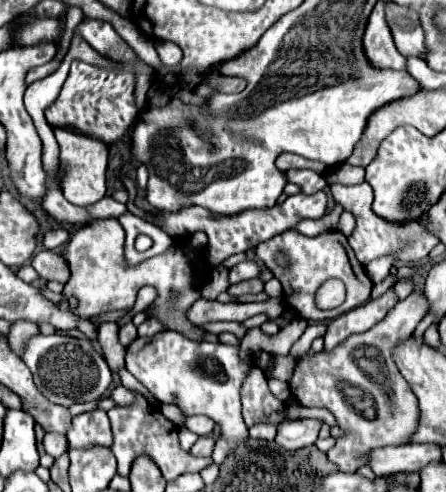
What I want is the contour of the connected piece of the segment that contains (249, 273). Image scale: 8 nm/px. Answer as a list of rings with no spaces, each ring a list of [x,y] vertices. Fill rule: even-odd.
[[[244,260],[230,270],[230,284],[250,280],[250,278],[258,278],[258,276],[260,276],[260,266],[252,260]]]

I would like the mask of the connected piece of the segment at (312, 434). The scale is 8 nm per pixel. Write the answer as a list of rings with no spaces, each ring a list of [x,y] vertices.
[[[286,420],[278,426],[276,442],[284,450],[300,450],[312,446],[318,438],[320,420]]]

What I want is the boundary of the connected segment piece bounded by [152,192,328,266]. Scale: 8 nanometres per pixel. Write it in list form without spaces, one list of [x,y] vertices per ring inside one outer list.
[[[316,192],[312,196],[306,196],[306,194],[288,196],[282,204],[272,206],[272,210],[242,210],[234,216],[214,214],[214,212],[210,212],[206,208],[198,208],[198,206],[188,206],[188,208],[182,208],[178,212],[152,210],[152,214],[156,218],[154,224],[158,224],[162,230],[166,230],[166,234],[170,234],[172,238],[182,238],[184,234],[194,234],[198,230],[206,232],[208,250],[214,250],[214,252],[206,252],[206,260],[212,266],[220,266],[228,256],[256,248],[260,242],[272,238],[274,234],[280,234],[288,228],[294,228],[300,220],[322,218],[326,212],[326,202],[328,202],[328,196],[324,192]]]

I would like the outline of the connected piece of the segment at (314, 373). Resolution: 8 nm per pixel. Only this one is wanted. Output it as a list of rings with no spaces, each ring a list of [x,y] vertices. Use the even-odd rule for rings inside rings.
[[[412,292],[406,300],[400,300],[388,316],[364,334],[350,336],[332,352],[318,352],[312,358],[302,358],[290,380],[292,396],[302,406],[326,408],[334,414],[336,424],[344,434],[336,440],[326,456],[340,472],[356,472],[362,462],[362,454],[382,446],[408,444],[418,426],[418,400],[410,390],[410,384],[402,378],[392,360],[392,348],[398,340],[408,338],[420,320],[426,316],[426,296]]]

